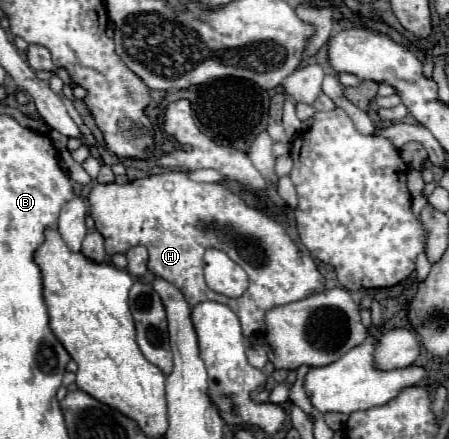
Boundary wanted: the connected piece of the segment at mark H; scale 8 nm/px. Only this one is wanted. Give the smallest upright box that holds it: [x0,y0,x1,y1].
[88,172,324,336]

